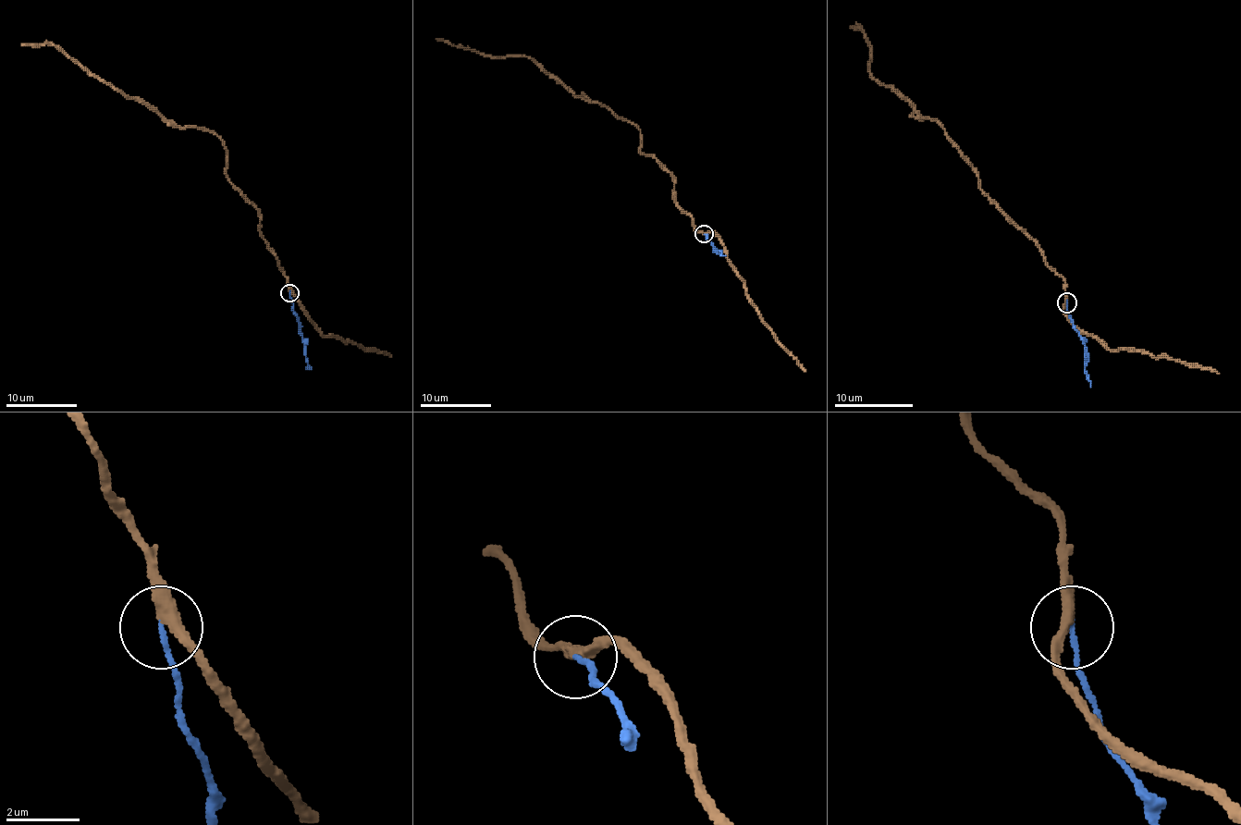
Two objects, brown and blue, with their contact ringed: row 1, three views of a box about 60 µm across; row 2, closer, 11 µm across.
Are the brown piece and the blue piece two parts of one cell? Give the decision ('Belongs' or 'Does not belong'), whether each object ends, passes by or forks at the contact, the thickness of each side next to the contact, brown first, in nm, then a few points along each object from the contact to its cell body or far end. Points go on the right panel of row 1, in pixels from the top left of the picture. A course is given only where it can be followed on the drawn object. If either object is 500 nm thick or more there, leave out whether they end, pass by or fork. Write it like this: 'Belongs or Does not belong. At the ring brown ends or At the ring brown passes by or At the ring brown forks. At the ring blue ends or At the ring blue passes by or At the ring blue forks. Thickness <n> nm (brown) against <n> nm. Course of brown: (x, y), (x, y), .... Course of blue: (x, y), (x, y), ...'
Does not belong. At the ring brown passes by. At the ring blue ends. Thickness 320 nm (brown) against 120 nm. Course of brown: (1067, 302), (1065, 280), (980, 188), (940, 127), (921, 118), (869, 73), (869, 43), (858, 26), (850, 28). Course of blue: (1067, 302), (1073, 327), (1087, 351), (1085, 371), (1090, 387)

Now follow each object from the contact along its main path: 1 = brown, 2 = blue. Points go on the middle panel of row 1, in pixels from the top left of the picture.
1: (704, 234), (674, 197), (672, 176), (640, 151), (630, 120), (576, 97), (526, 56), (485, 56), (436, 39)
2: (704, 234), (717, 252), (725, 255)

